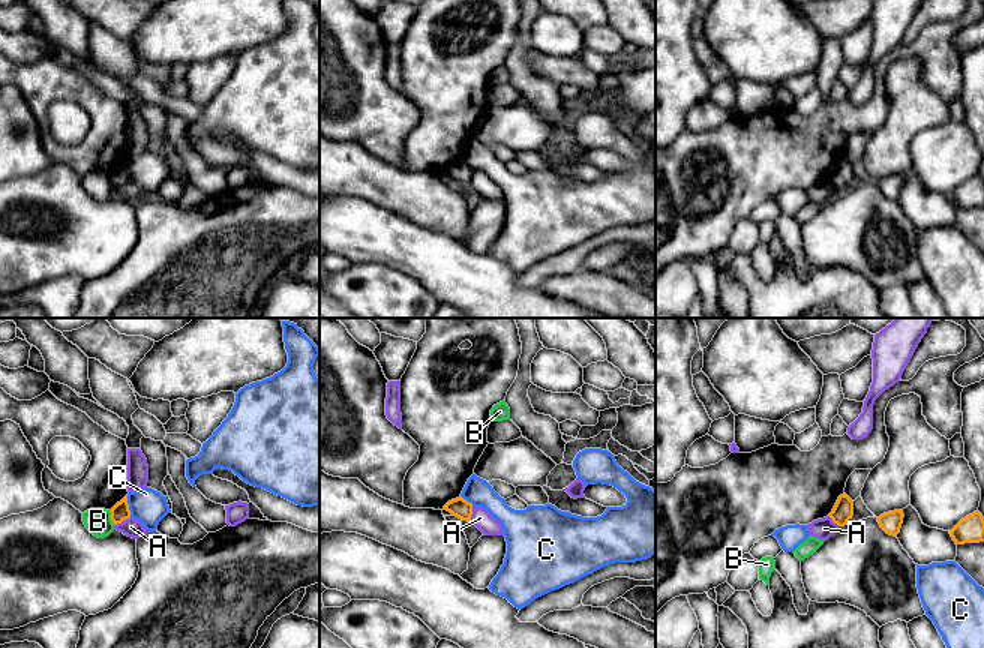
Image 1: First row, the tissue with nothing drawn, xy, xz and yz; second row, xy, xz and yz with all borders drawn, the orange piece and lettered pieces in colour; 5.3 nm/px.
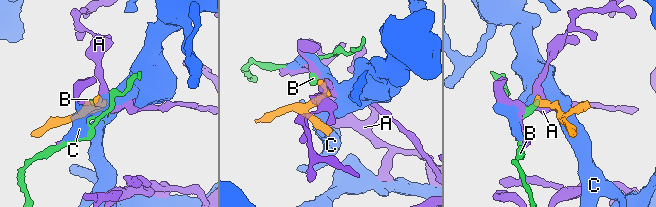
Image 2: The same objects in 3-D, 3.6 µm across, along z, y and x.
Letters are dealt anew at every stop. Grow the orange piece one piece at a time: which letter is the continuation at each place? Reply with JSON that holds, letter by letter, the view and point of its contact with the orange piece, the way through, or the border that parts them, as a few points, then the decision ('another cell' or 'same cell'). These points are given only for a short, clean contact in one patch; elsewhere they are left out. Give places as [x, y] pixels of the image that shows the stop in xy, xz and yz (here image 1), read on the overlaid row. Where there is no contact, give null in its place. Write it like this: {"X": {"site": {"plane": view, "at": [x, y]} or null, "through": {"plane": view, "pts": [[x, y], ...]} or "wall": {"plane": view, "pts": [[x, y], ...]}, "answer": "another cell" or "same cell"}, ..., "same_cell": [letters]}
{"A": {"site": {"plane": "xy", "at": [122, 521]}, "wall": {"plane": "xy", "pts": [[129, 516], [114, 525]]}, "answer": "another cell"}, "B": {"site": {"plane": "xy", "at": [111, 518]}, "wall": {"plane": "xy", "pts": [[108, 510], [110, 519], [114, 524]]}, "answer": "another cell"}, "C": {"site": {"plane": "xy", "at": [128, 507]}, "wall": {"plane": "xy", "pts": [[126, 497], [131, 516]]}, "answer": "another cell"}, "same_cell": []}

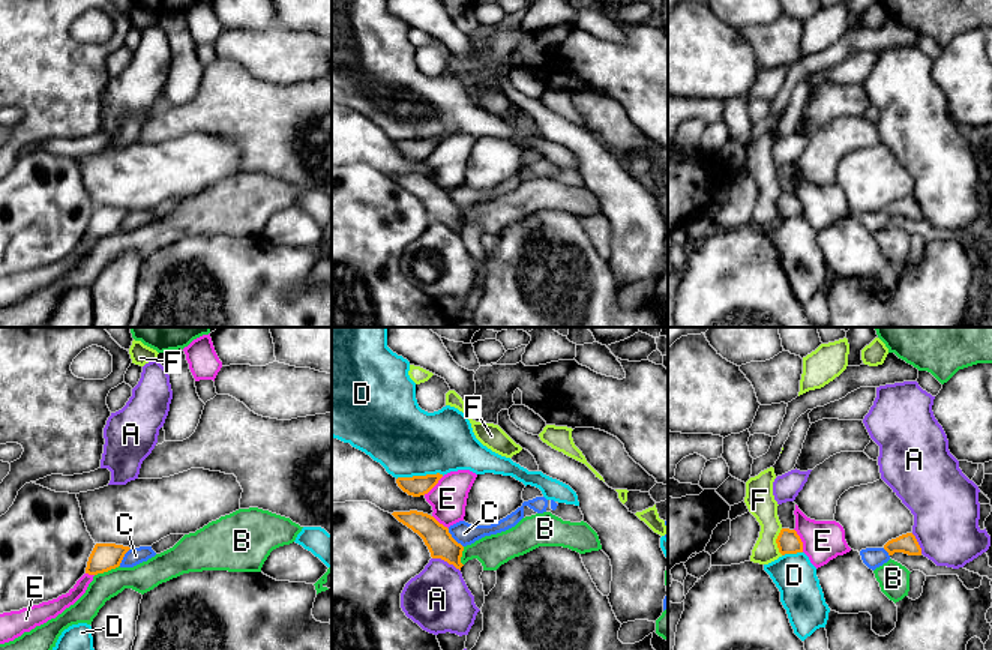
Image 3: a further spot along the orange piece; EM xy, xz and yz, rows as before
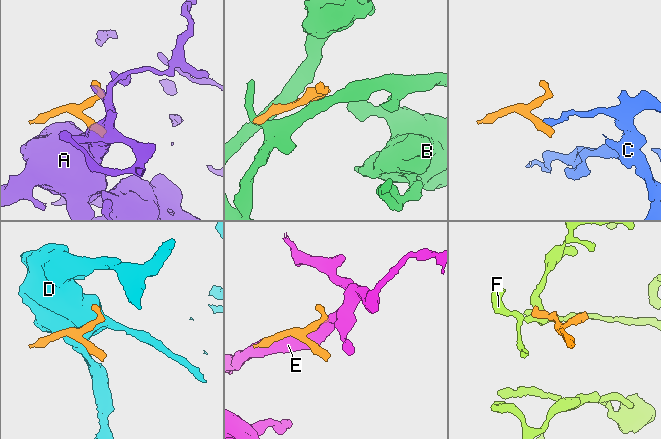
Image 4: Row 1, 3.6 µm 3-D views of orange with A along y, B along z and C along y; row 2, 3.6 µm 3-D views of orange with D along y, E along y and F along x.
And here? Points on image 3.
{"A": {"site": {"plane": "xz", "at": [446, 560]}, "answer": "another cell"}, "B": {"site": {"plane": "xy", "at": [107, 571]}, "wall": {"plane": "xy", "pts": [[119, 565], [95, 575]]}, "answer": "another cell"}, "C": {"site": {"plane": "xz", "at": [452, 538]}, "through": {"plane": "xz", "pts": [[441, 545], [452, 538], [464, 533]]}, "answer": "same cell"}, "D": {"site": {"plane": "xz", "at": [419, 476]}, "answer": "another cell"}, "E": {"site": {"plane": "yz", "at": [800, 541]}, "answer": "another cell"}, "F": {"site": {"plane": "yz", "at": [776, 542]}, "wall": {"plane": "yz", "pts": [[782, 529], [776, 539], [781, 554]]}, "answer": "another cell"}, "same_cell": ["C"]}

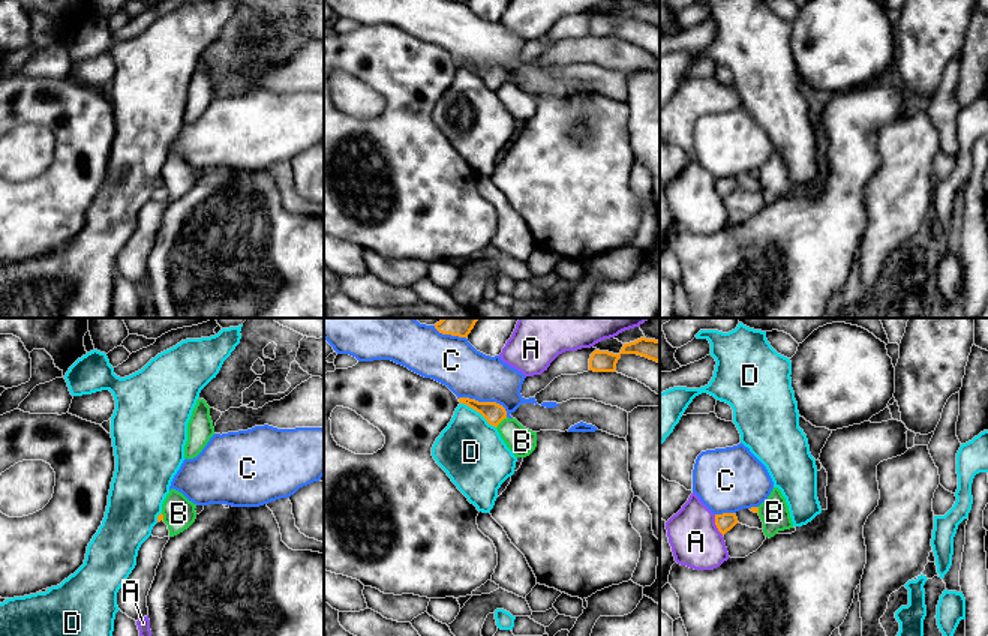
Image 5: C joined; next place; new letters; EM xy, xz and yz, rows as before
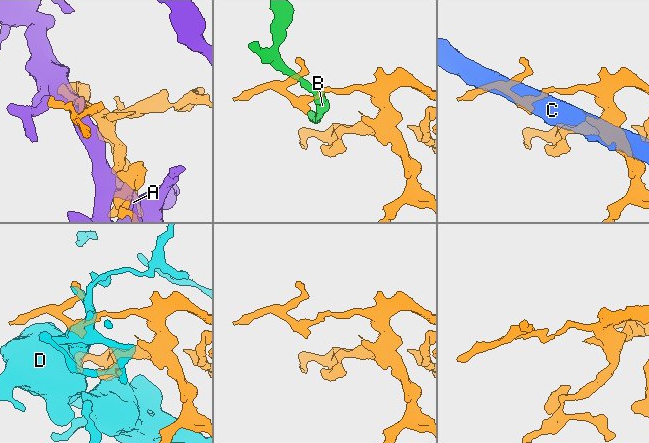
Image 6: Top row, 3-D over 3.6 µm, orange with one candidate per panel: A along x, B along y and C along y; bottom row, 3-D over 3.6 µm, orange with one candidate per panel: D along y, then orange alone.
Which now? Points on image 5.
{"A": {"site": {"plane": "yz", "at": [715, 524]}, "answer": "another cell"}, "B": {"site": {"plane": "xz", "at": [501, 420]}, "wall": {"plane": "xz", "pts": [[507, 417], [496, 428]]}, "answer": "another cell"}, "C": {"site": {"plane": "xz", "at": [485, 402]}, "answer": "another cell"}, "D": {"site": {"plane": "xz", "at": [479, 411]}, "answer": "another cell"}, "same_cell": []}

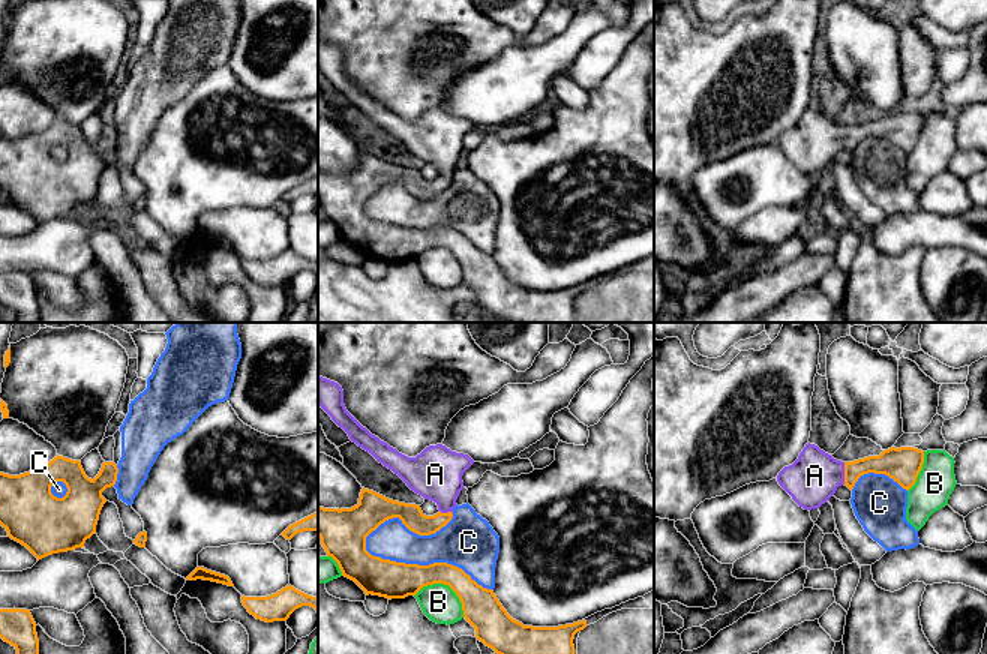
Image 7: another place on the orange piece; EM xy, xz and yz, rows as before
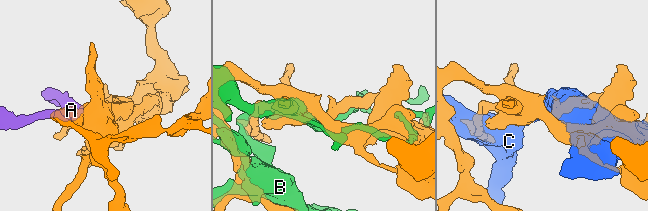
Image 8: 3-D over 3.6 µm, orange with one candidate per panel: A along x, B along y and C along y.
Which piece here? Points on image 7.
{"A": {"site": {"plane": "yz", "at": [845, 473]}, "answer": "same cell"}, "B": {"site": {"plane": "xz", "at": [447, 584]}, "answer": "another cell"}, "C": {"site": {"plane": "xz", "at": [423, 566]}, "answer": "another cell"}, "same_cell": ["A"]}

